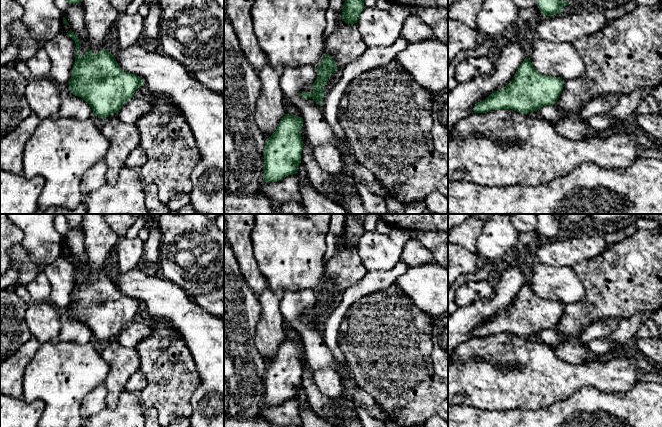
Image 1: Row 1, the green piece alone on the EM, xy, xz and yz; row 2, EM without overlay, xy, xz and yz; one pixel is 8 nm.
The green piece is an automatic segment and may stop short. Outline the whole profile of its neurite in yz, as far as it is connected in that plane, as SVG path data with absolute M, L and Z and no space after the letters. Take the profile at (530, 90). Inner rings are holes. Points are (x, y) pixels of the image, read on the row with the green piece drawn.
M525 58L515 73L514 79L504 88L490 94L475 104L474 113L491 110L512 109L527 114L543 106L555 104L563 90L560 77L538 72L529 58Z

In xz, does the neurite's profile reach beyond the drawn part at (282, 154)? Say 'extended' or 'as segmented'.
as segmented

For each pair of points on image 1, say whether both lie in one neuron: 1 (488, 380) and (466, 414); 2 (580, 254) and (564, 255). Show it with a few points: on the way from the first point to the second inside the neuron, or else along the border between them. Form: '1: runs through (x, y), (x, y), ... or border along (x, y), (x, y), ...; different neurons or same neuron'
1: border along (458, 402), (468, 402), (480, 408), (495, 410); different neurons
2: runs through (576, 254), (568, 254); same neuron

